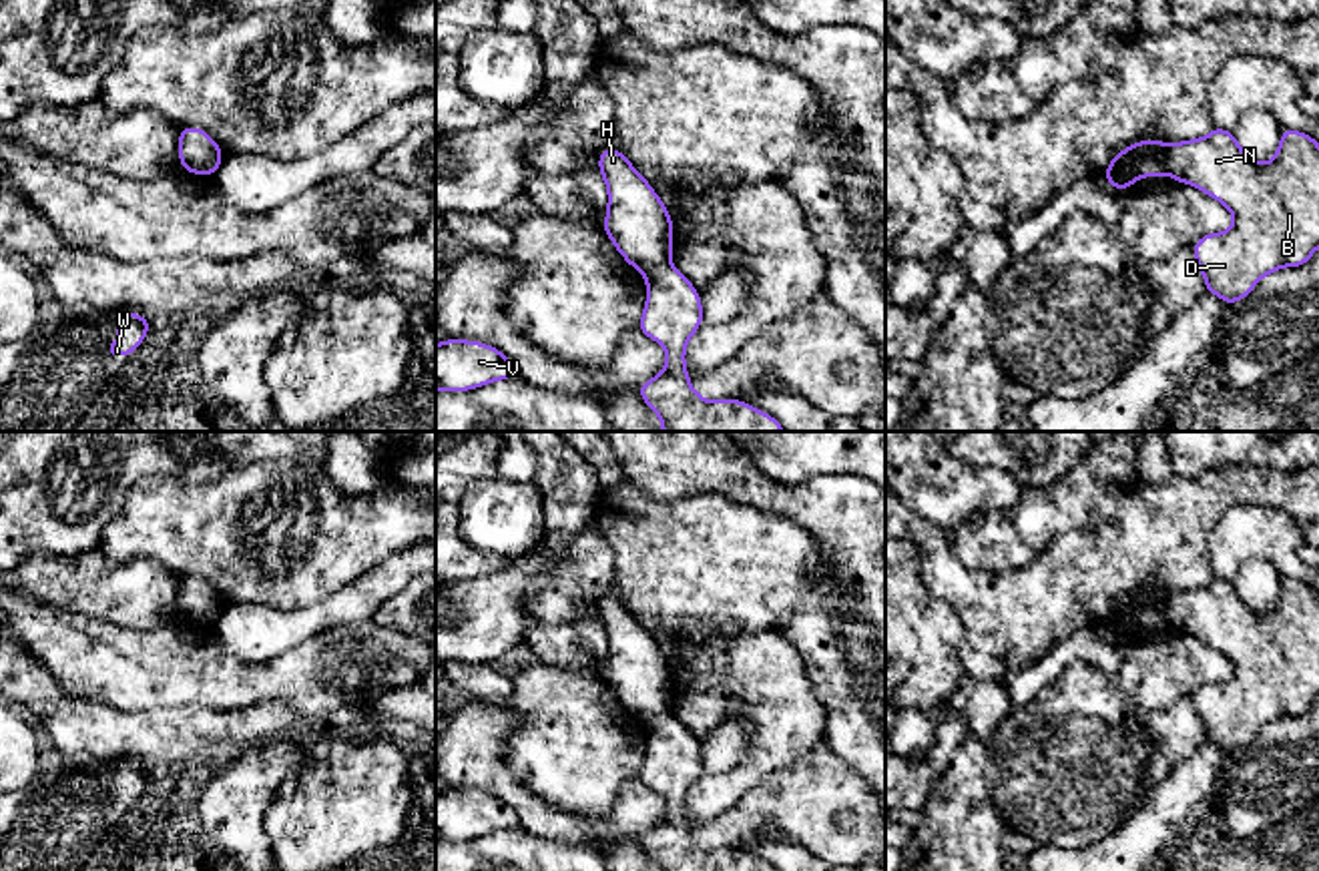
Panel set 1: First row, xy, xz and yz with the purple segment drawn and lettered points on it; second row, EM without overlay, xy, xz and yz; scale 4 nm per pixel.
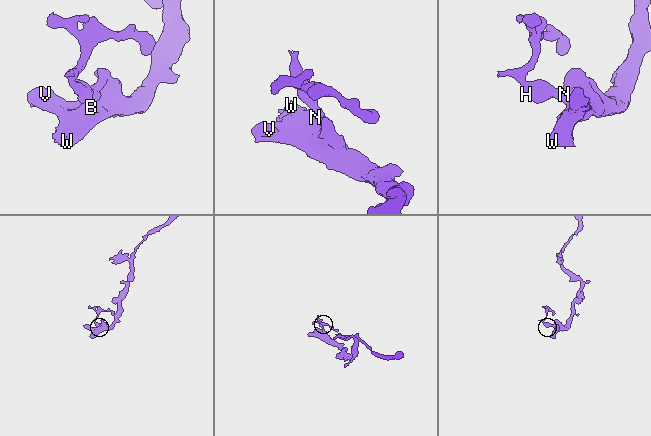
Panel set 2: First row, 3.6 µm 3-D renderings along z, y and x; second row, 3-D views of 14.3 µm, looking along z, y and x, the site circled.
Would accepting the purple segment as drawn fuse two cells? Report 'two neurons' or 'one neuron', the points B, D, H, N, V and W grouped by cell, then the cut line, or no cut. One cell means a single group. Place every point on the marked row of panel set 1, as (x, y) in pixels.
two neurons; groups B D N V W / H; cut xz (669, 261), (645, 273)

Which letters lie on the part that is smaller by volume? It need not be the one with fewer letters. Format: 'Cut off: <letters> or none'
Cut off: H

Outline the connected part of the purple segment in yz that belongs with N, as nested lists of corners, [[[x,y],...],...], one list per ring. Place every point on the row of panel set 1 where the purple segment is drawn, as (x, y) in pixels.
[[[1213,126],[1205,138],[1170,144],[1166,175],[1233,211],[1229,231],[1205,233],[1191,247],[1205,277],[1205,291],[1225,305],[1243,301],[1273,271],[1307,265],[1319,247],[1319,140],[1301,130],[1281,128],[1275,159],[1257,165],[1239,147],[1235,132]]]

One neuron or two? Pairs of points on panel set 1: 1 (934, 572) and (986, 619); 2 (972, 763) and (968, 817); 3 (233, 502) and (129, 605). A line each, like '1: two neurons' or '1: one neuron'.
1: one neuron
2: one neuron
3: two neurons

